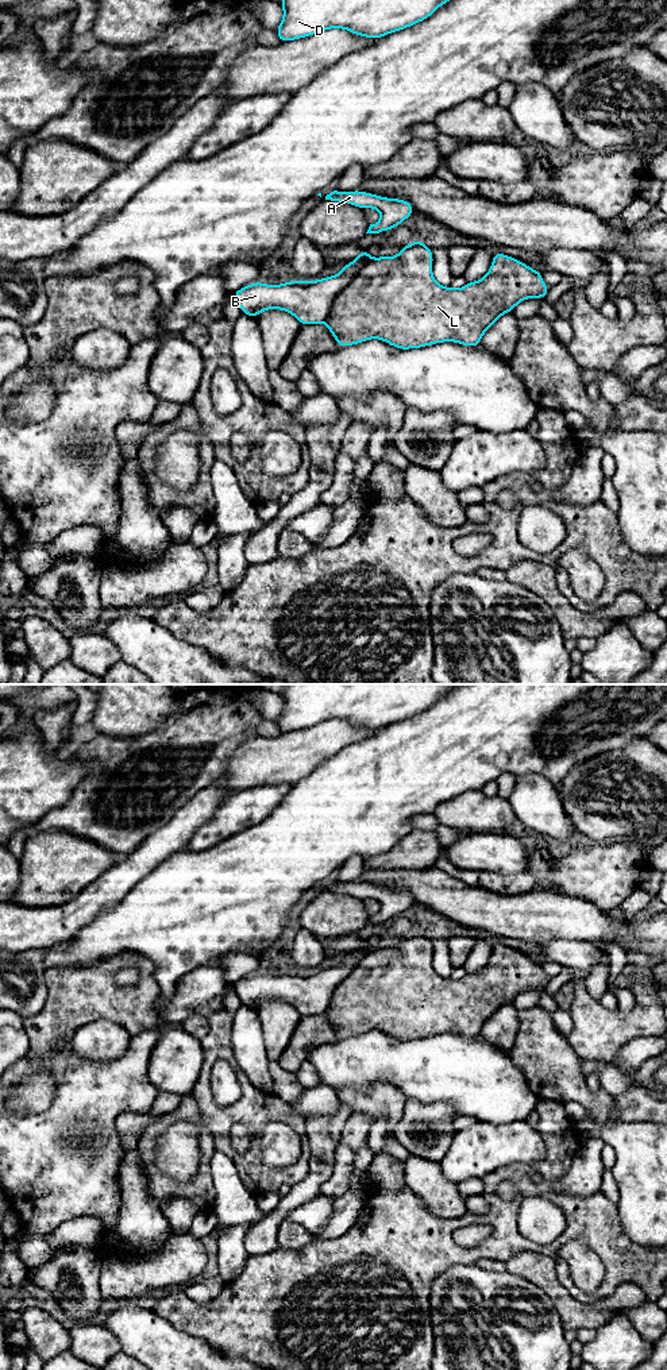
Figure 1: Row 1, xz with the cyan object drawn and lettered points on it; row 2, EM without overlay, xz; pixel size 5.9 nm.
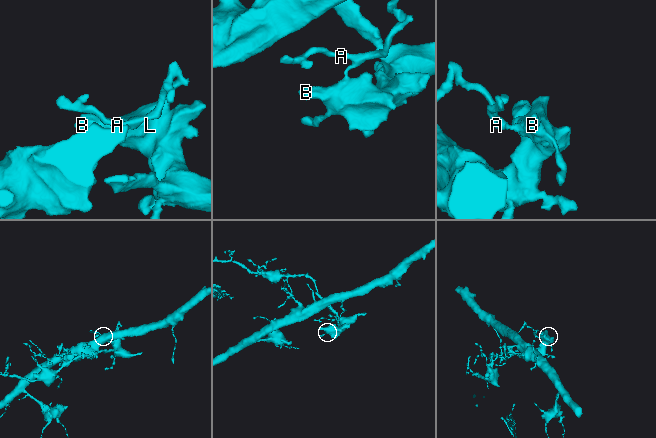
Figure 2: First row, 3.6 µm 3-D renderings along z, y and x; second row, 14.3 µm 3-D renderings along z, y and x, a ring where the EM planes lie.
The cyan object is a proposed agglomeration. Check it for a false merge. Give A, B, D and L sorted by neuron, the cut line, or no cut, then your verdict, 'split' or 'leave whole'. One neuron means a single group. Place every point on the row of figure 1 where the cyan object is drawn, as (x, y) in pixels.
A B D / L; cut in xz along (371, 258), (334, 298), (330, 313), (324, 320); split

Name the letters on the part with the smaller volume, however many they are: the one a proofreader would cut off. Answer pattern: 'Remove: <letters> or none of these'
Remove: L

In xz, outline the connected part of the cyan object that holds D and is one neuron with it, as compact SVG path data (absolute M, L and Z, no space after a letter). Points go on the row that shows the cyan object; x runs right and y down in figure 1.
M281 0L279 43L343 28L379 39L428 19L450 0Z

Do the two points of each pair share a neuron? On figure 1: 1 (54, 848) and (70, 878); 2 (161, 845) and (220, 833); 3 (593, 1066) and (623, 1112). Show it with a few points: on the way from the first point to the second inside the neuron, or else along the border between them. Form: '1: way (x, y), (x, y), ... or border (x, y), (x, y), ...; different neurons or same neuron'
1: way (54, 855), (54, 861), (64, 871); same neuron
2: border (212, 818), (195, 832), (185, 849); different neurons
3: border (643, 1085), (635, 1081), (628, 1089), (613, 1096); different neurons

